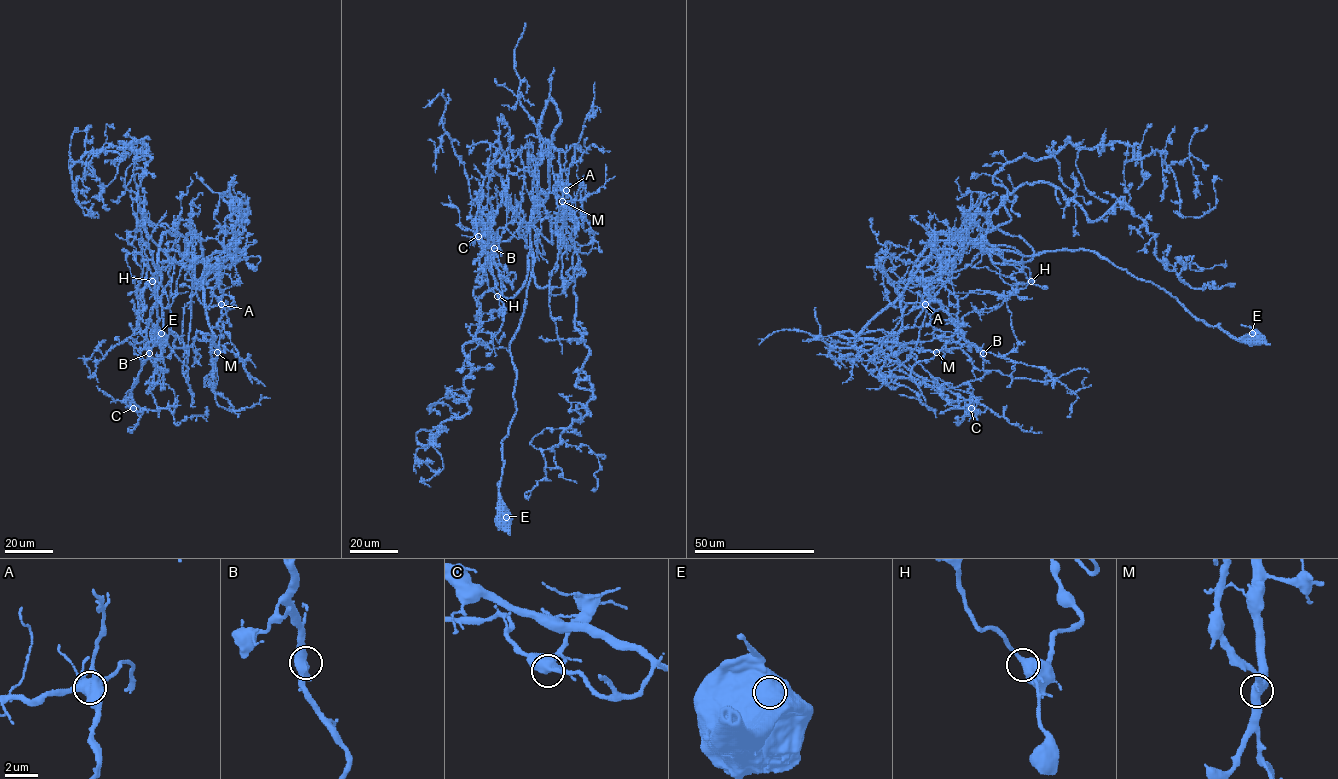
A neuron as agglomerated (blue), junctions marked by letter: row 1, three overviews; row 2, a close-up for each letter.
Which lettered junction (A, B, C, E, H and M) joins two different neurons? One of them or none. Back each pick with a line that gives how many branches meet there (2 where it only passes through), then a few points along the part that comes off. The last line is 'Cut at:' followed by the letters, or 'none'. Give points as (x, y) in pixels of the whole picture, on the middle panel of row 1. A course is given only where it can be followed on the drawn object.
Cut at: none

